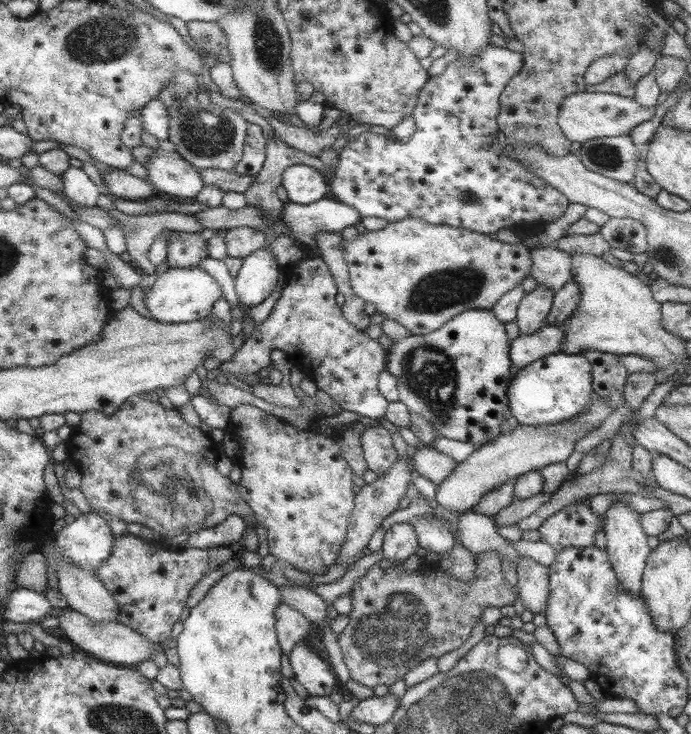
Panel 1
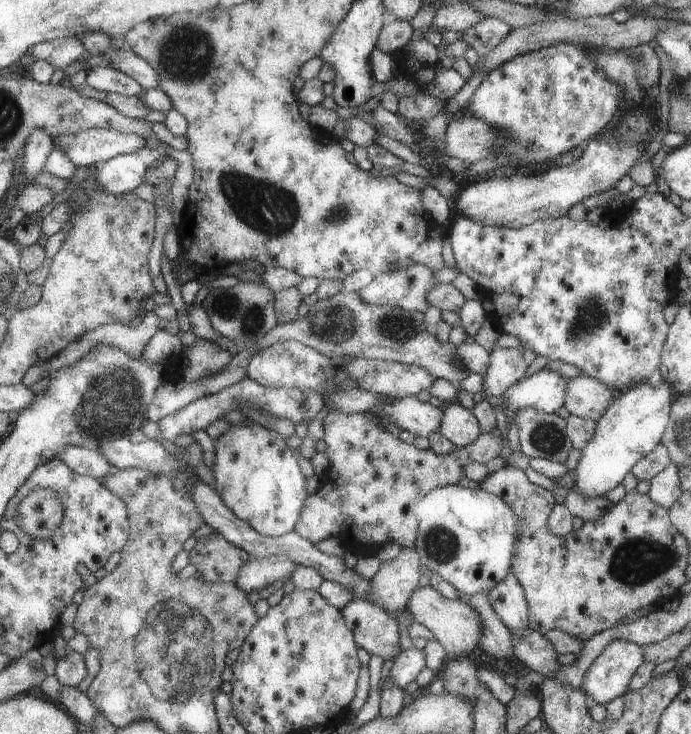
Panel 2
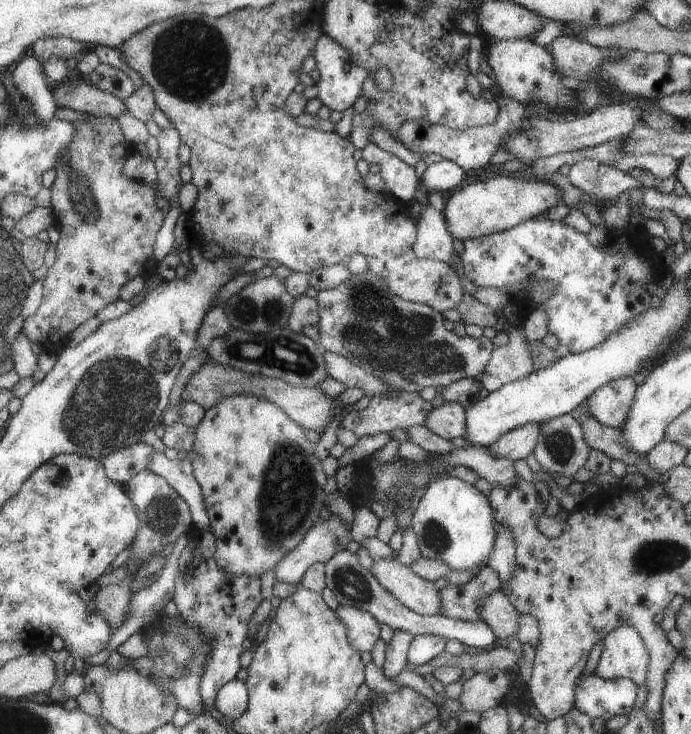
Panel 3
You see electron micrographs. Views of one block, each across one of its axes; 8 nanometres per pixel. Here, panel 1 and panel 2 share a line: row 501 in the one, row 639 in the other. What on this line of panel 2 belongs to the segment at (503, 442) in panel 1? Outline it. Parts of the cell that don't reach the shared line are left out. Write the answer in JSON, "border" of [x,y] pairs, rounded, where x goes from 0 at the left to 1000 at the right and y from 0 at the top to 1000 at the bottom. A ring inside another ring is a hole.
{"border":[[[612,792],[592,809],[585,828],[599,846],[624,861],[647,891],[676,894],[690,883],[689,877],[696,866],[699,849],[695,837],[690,837],[690,832],[686,832],[677,822],[667,820],[667,816],[645,815]]]}

